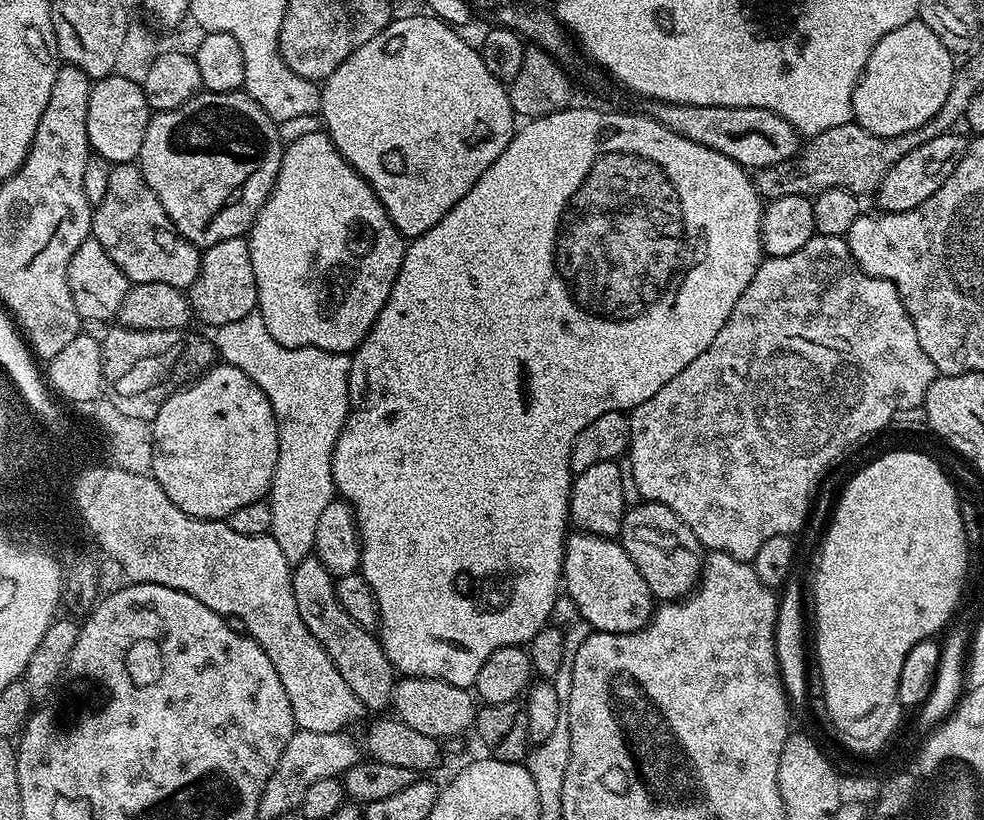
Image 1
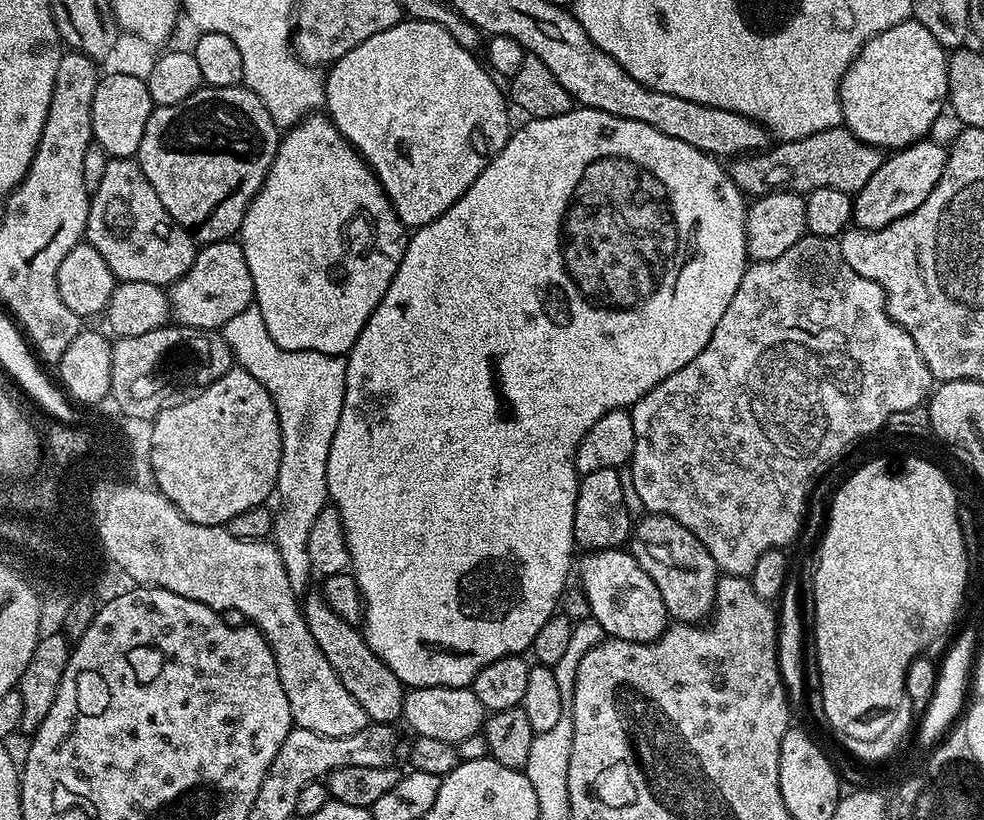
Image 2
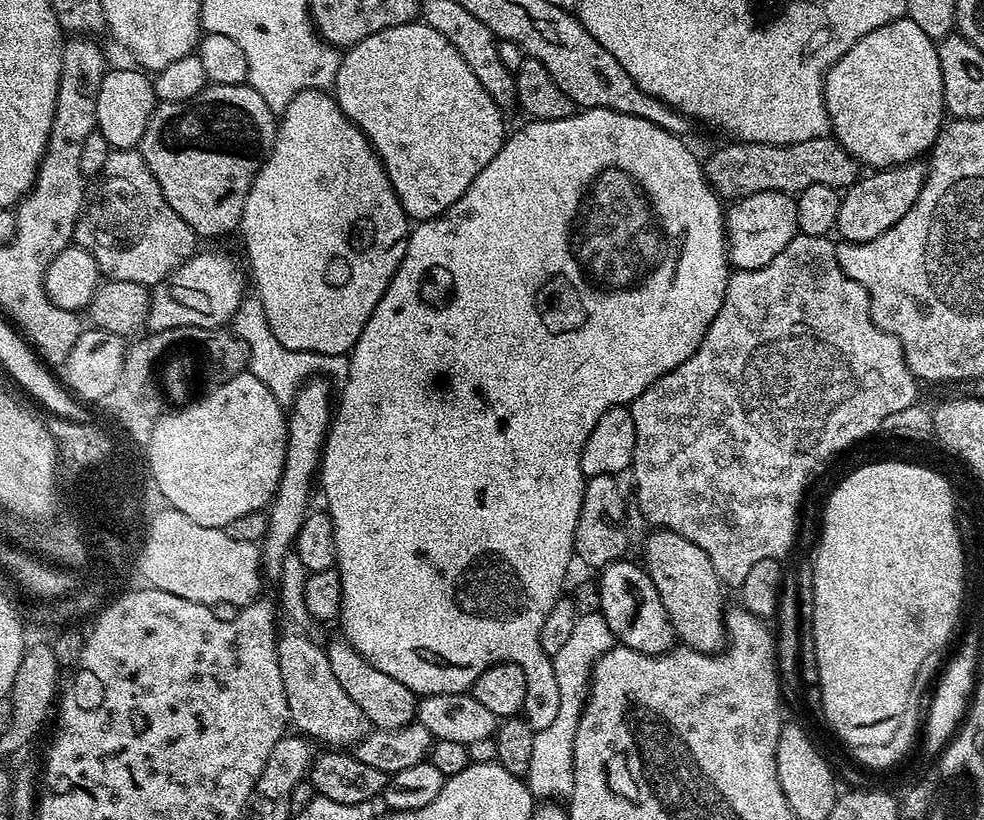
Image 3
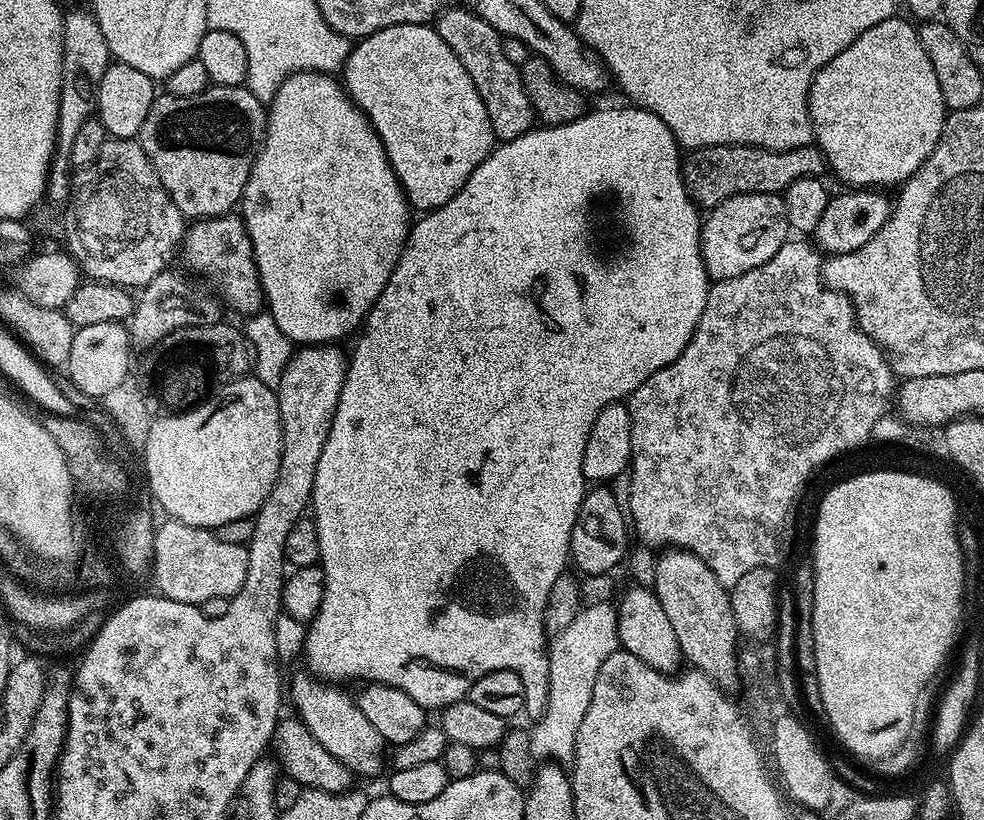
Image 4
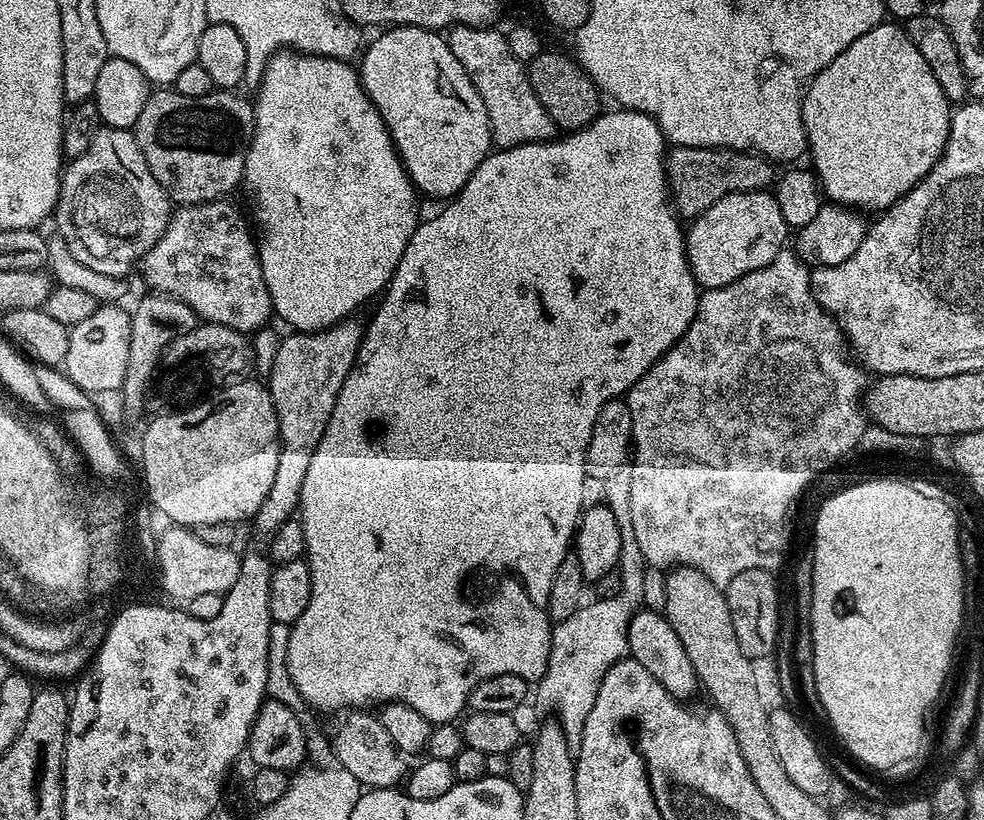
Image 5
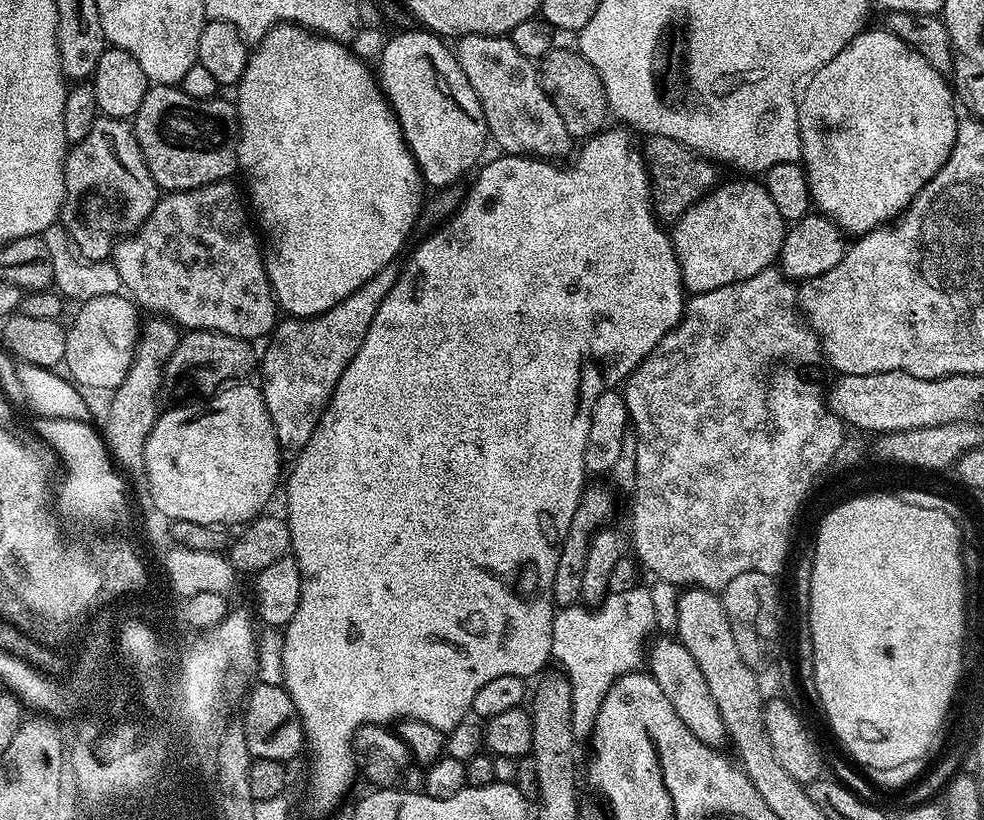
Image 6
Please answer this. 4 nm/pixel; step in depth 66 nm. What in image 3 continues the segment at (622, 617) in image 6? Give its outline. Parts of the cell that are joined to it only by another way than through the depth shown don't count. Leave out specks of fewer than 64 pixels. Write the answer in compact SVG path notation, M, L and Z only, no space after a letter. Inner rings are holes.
M597 611L577 615L570 639L562 646L562 650L558 650L558 654L552 657L554 678L558 681L558 694L561 696L558 701L558 715L554 717L553 724L536 732L534 750L530 754L530 770L526 775L528 788L537 801L548 802L553 798L560 798L556 796L571 797L574 790L574 734L578 734L578 722L584 713L584 704L588 701L588 685L592 679L592 669L600 661L602 654L609 652L612 647L614 647L614 637L610 626L606 626L606 618Z

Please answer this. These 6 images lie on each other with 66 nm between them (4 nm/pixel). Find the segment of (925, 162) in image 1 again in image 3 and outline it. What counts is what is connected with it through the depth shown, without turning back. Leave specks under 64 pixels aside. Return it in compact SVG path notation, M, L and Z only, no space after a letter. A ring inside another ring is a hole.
M909 162L895 168L872 170L867 174L869 176L861 175L856 183L843 193L838 210L835 235L840 235L841 241L850 244L870 242L878 238L878 234L890 230L890 226L894 226L894 222L898 222L898 218L902 218L906 210L914 206L924 185L926 168L923 163L920 165L920 162Z

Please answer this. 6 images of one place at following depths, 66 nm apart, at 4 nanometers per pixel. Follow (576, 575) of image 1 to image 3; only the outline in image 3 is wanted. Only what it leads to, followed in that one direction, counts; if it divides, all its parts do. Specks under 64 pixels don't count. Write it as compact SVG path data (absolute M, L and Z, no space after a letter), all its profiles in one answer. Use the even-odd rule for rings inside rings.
M621 558L606 565L599 576L599 613L606 618L613 637L623 647L642 654L661 656L663 652L671 652L677 634L666 614L666 606L662 606L662 598L658 598L658 590L654 590L654 582L643 567Z

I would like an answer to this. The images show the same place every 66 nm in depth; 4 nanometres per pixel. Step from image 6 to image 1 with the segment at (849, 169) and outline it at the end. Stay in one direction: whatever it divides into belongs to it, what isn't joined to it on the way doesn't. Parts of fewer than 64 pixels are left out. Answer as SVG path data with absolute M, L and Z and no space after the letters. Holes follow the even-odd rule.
M919 18L890 30L870 54L864 72L856 83L852 95L852 118L870 134L897 136L910 130L918 130L946 102L950 94L952 78L958 67L954 53L942 46L942 38L930 30Z

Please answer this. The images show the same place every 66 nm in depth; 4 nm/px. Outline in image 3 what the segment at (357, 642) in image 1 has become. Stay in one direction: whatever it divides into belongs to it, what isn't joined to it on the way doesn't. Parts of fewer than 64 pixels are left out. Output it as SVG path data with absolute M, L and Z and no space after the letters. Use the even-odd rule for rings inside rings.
M343 638L332 640L326 644L330 670L334 670L334 678L338 678L342 690L350 694L354 706L366 714L369 725L373 729L382 731L398 730L406 727L416 720L416 709L418 707L418 696L411 692L408 684L398 682L395 678L390 678L390 674L382 674L362 654L353 650L352 645Z

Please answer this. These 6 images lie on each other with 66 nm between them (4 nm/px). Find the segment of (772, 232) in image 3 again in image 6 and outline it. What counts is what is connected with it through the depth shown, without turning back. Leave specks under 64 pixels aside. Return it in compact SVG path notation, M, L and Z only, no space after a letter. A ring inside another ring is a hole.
M740 178L744 180L728 180L717 183L716 187L711 192L707 192L696 204L691 204L688 209L681 214L679 220L675 221L674 227L671 229L670 235L672 238L672 249L676 252L680 273L684 279L685 289L689 293L695 294L698 292L709 292L710 290L718 290L722 286L730 286L734 282L742 282L746 278L754 278L754 274L758 274L762 270L773 267L777 263L780 247L784 241L784 233L786 231L786 221L782 218L782 214L778 214L778 209L774 207L774 202L770 198L770 194L764 189L763 183L754 181L752 178Z

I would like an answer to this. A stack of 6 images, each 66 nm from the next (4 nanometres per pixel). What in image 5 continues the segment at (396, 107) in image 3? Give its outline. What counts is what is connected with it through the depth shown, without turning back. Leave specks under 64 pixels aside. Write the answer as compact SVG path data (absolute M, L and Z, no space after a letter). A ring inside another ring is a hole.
M392 26L381 32L359 57L360 83L388 127L392 145L417 193L447 201L460 193L474 170L493 151L486 106L482 106L474 82L470 82L462 62L454 58L439 31Z

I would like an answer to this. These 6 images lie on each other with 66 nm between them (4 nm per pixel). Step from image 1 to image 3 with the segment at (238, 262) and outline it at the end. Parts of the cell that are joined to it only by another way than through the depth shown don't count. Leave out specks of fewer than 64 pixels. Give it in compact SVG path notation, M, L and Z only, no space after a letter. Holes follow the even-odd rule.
M197 251L151 289L147 331L161 332L171 328L203 330L227 325L246 295L246 272L241 268L236 265L234 257L224 252Z

